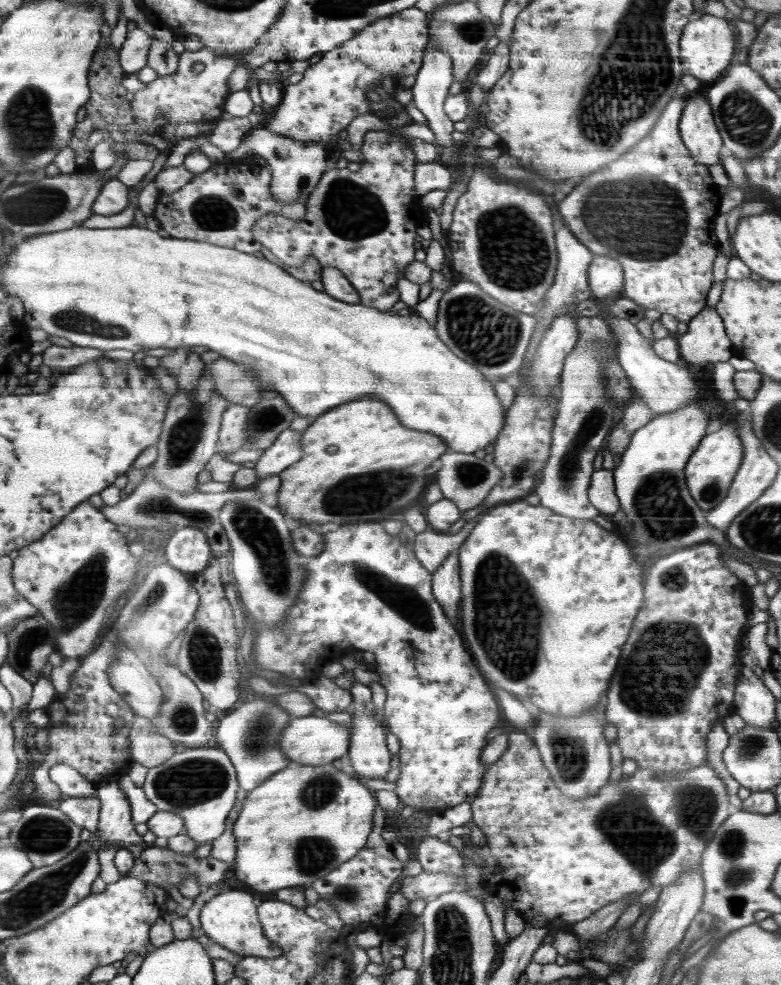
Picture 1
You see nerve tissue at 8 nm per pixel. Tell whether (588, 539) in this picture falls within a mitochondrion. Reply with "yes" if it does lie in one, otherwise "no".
no

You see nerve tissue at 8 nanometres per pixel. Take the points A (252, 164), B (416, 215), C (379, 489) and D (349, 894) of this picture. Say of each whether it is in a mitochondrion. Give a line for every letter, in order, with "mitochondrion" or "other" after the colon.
A: other
B: other
C: mitochondrion
D: mitochondrion

